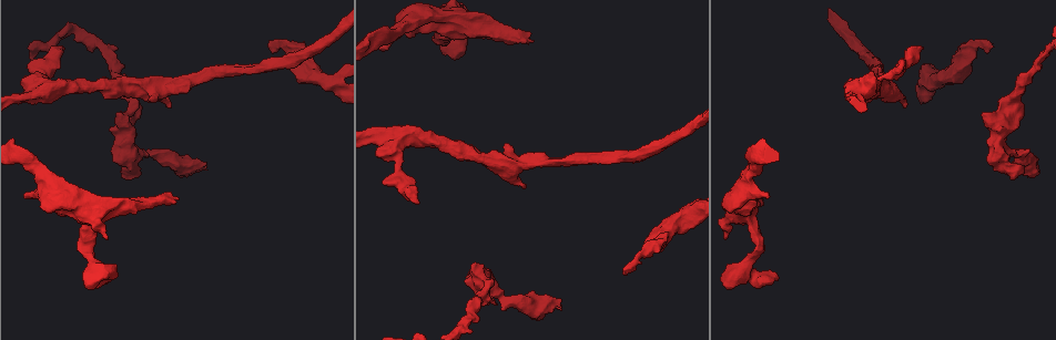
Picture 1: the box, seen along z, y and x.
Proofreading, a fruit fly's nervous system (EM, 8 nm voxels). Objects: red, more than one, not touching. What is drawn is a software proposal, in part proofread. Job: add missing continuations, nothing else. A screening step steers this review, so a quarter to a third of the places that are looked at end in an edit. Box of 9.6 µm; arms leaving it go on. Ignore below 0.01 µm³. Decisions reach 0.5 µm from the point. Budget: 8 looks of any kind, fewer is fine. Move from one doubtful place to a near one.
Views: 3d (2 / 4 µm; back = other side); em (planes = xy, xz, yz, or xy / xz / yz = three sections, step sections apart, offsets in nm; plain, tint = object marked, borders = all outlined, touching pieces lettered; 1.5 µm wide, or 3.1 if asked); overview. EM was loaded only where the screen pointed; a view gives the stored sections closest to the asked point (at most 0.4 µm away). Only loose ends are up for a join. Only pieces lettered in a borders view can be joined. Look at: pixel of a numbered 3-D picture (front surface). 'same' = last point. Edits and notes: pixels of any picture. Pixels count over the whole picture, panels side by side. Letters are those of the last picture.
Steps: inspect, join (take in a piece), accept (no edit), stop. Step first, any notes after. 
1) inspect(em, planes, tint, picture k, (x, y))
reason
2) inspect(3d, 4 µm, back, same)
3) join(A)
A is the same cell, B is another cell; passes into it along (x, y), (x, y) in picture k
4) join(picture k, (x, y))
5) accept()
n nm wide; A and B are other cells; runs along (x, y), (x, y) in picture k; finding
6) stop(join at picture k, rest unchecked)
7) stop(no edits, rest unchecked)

inspect(em, planes, plain, picture 1, (177, 199))
branch stops here

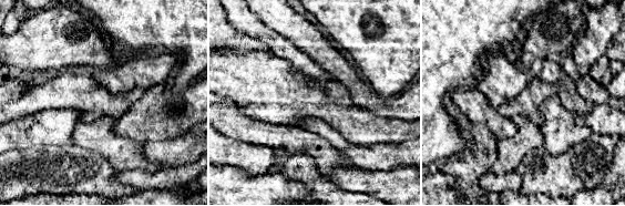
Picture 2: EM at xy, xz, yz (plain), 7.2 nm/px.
inspect(em, planes, borders, same)
what lies round it

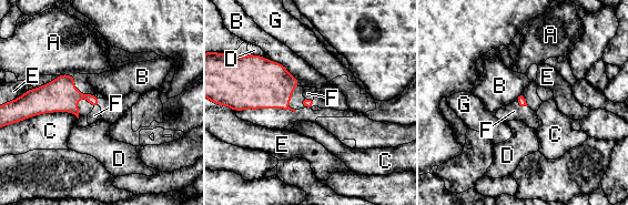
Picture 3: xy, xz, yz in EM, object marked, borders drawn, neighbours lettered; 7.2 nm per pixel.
join(F)
F is the same cell, A, B, C, D, E and G are other cells; it goes on there

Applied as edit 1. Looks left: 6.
inspect(3d, 4 µm, picture 1, (379, 50))
an open end

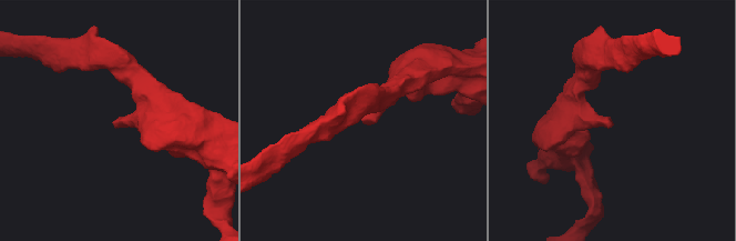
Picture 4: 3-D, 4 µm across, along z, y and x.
inspect(em, planes, borders, picture 4, (363, 120))
need the tissue

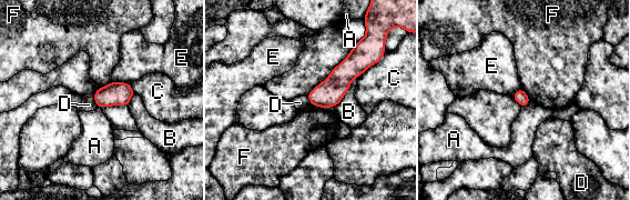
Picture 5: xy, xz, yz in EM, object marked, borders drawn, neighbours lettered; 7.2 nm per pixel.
accept()
A, B, C, D, E and F are other cells; border along (92, 94), (97, 106) in picture 5; no lettered piece goes on from it

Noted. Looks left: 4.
inspect(em, xy, step 4, borders, picture 1, (526, 185))
free end

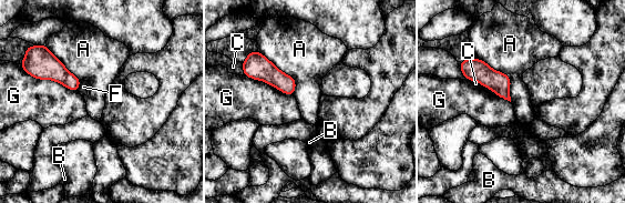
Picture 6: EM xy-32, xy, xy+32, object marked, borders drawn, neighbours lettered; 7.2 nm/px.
inspect(em, planes, borders, same)
cut it another way

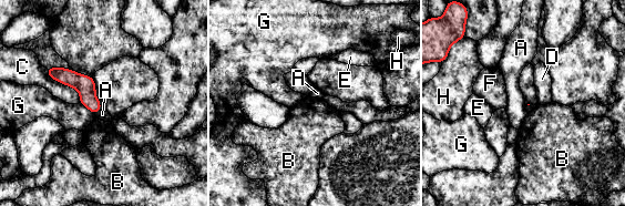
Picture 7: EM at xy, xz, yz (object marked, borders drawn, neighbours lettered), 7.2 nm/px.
accept()
A, B, C, D, E, F, G and H are other cells; border along (96, 88), (101, 107), (94, 114) in picture 7; none of them fits

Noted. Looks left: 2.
stop(join at picture 3, rest unchecked)

